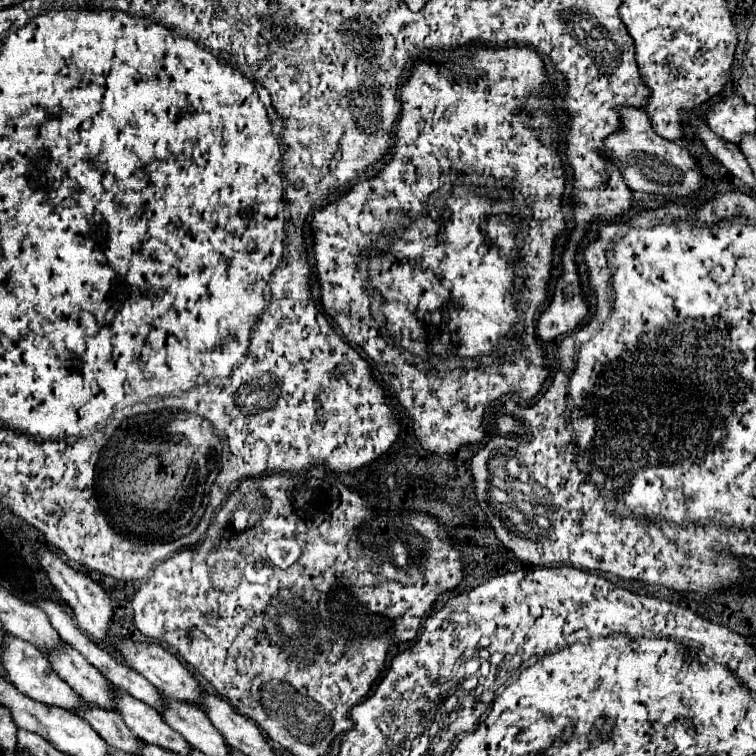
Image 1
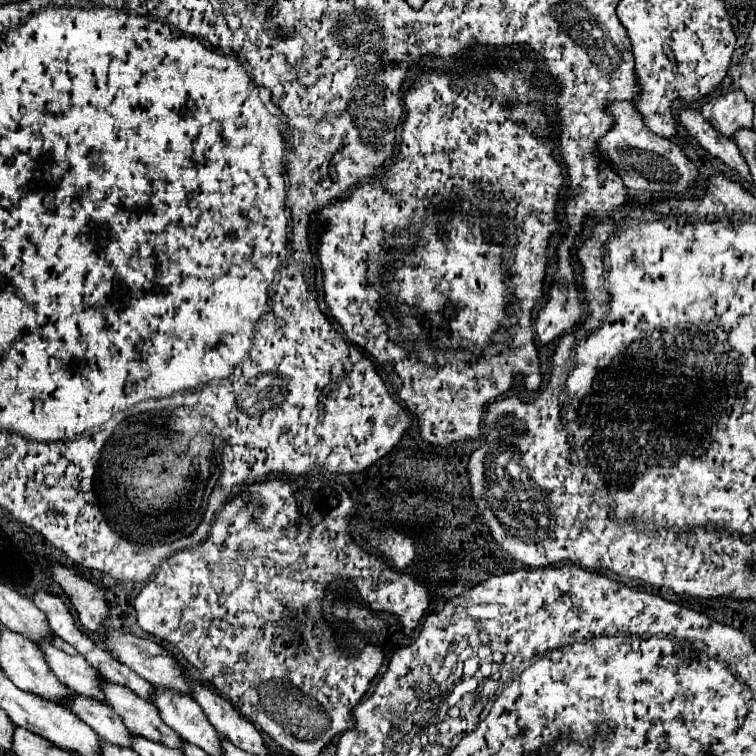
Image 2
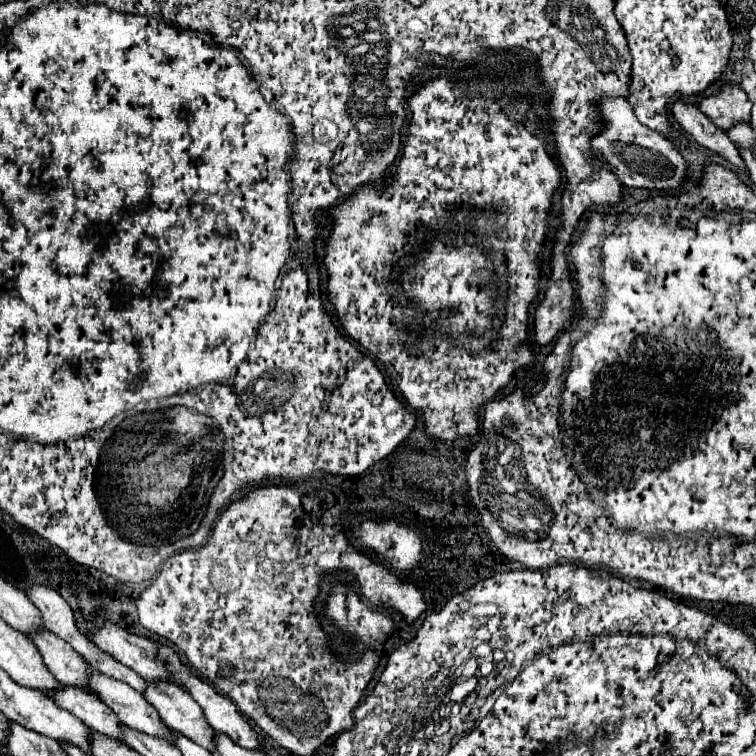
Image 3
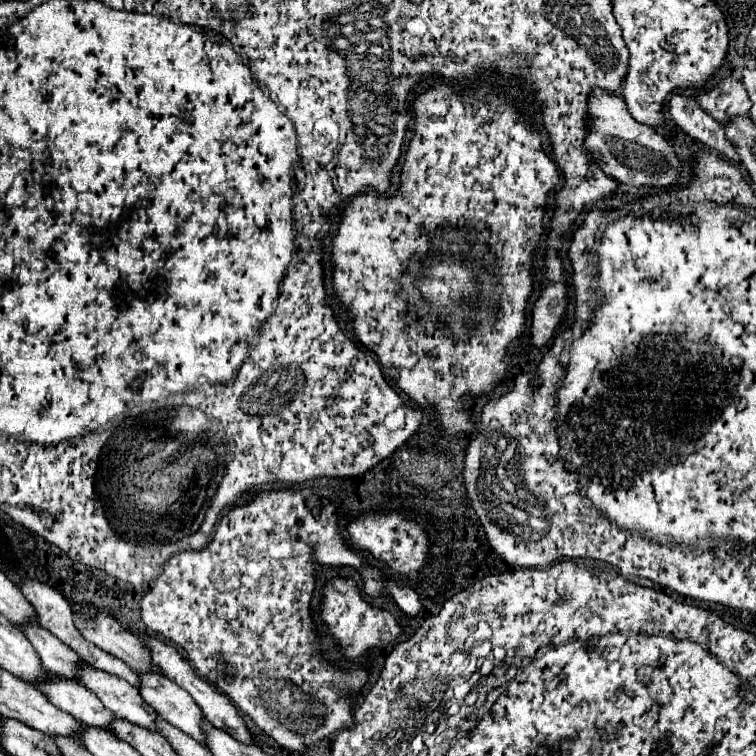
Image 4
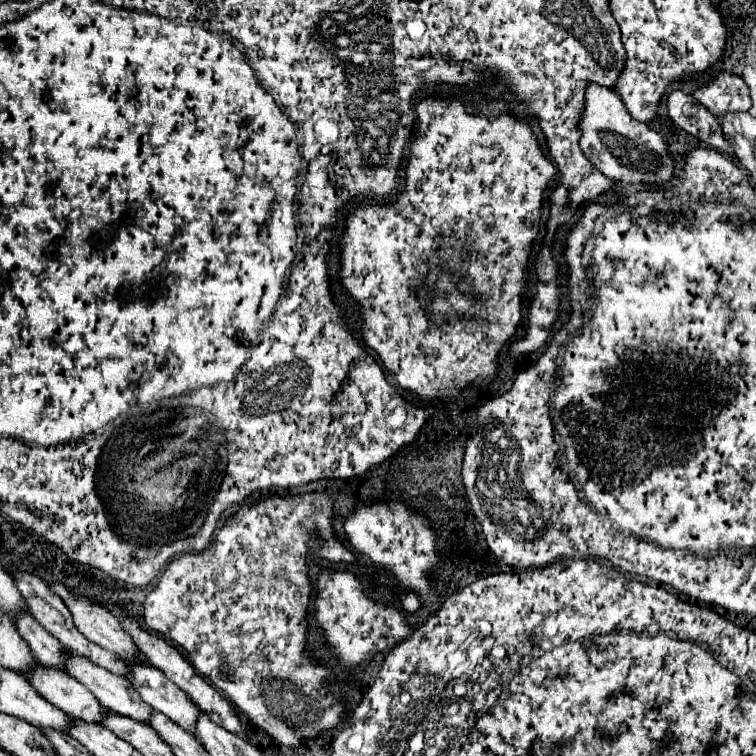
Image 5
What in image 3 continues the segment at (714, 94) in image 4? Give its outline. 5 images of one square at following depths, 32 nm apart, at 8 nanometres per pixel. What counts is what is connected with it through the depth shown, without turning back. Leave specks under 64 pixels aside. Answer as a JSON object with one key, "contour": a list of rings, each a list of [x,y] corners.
{"contour":[[[724,84],[718,92],[700,98],[700,110],[712,118],[712,122],[728,130],[740,120],[750,120],[752,102],[740,84]]]}

